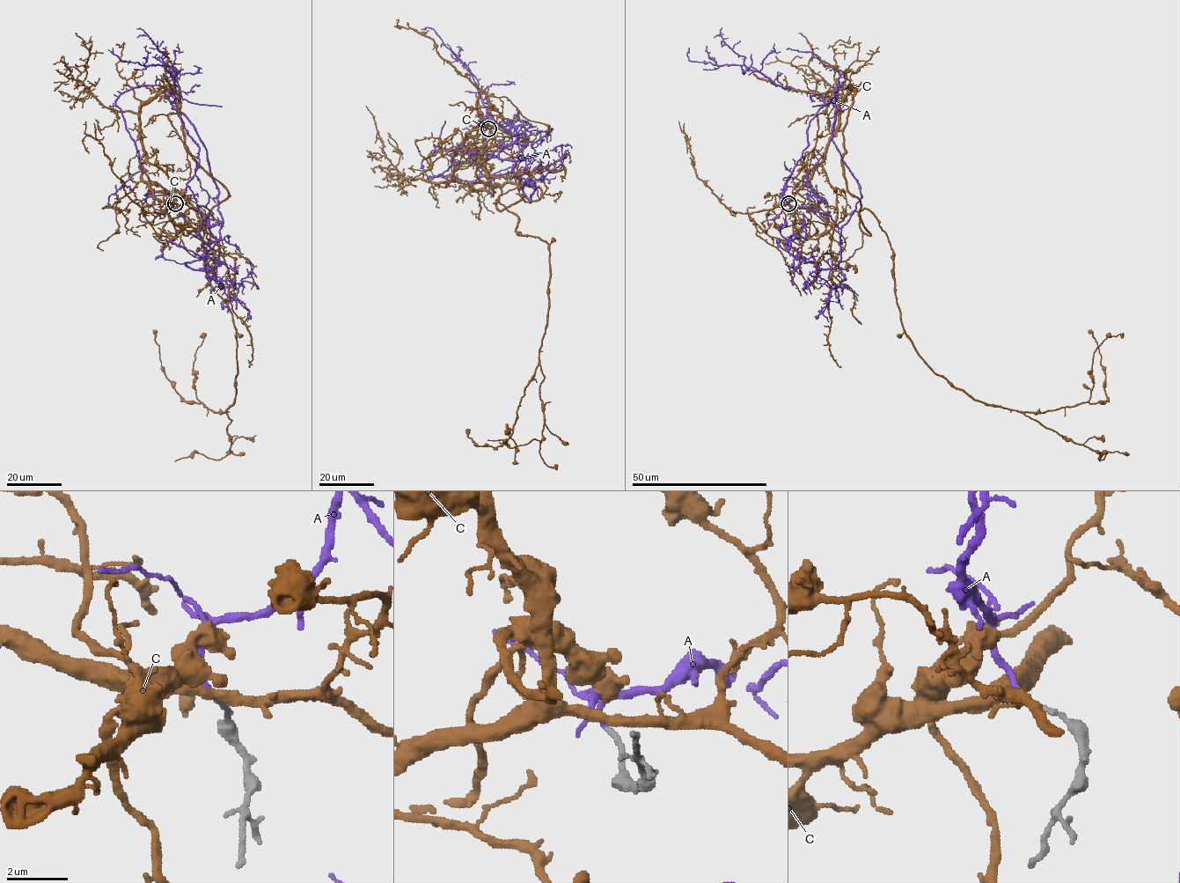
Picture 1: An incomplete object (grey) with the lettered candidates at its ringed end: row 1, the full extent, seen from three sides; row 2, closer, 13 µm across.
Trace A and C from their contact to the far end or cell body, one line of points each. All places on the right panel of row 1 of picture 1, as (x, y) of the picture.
A: (788, 203), (810, 121), (833, 103), (832, 141), (861, 199), (837, 268), (785, 242), (805, 236), (800, 219)
C: (788, 203), (805, 239), (875, 217), (905, 334), (976, 400), (1103, 402), (1088, 330)

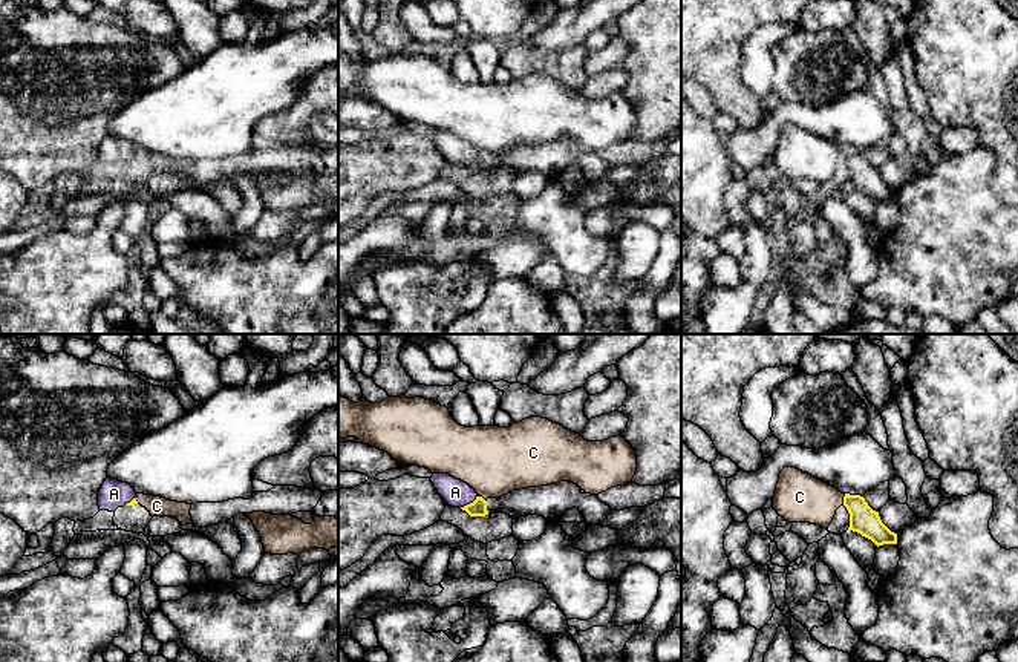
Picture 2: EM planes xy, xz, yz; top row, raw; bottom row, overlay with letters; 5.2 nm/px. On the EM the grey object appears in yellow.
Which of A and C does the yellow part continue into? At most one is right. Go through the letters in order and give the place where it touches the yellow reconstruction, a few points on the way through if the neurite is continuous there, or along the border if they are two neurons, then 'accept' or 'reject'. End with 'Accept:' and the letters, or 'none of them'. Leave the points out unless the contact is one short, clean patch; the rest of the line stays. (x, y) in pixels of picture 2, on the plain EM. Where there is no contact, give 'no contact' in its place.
A: contact xz (470, 160); way xz (478, 164), (470, 160), (455, 149); accept
C: contact yz (844, 155); border yz (845, 150), (842, 160); reject
Accept: A

